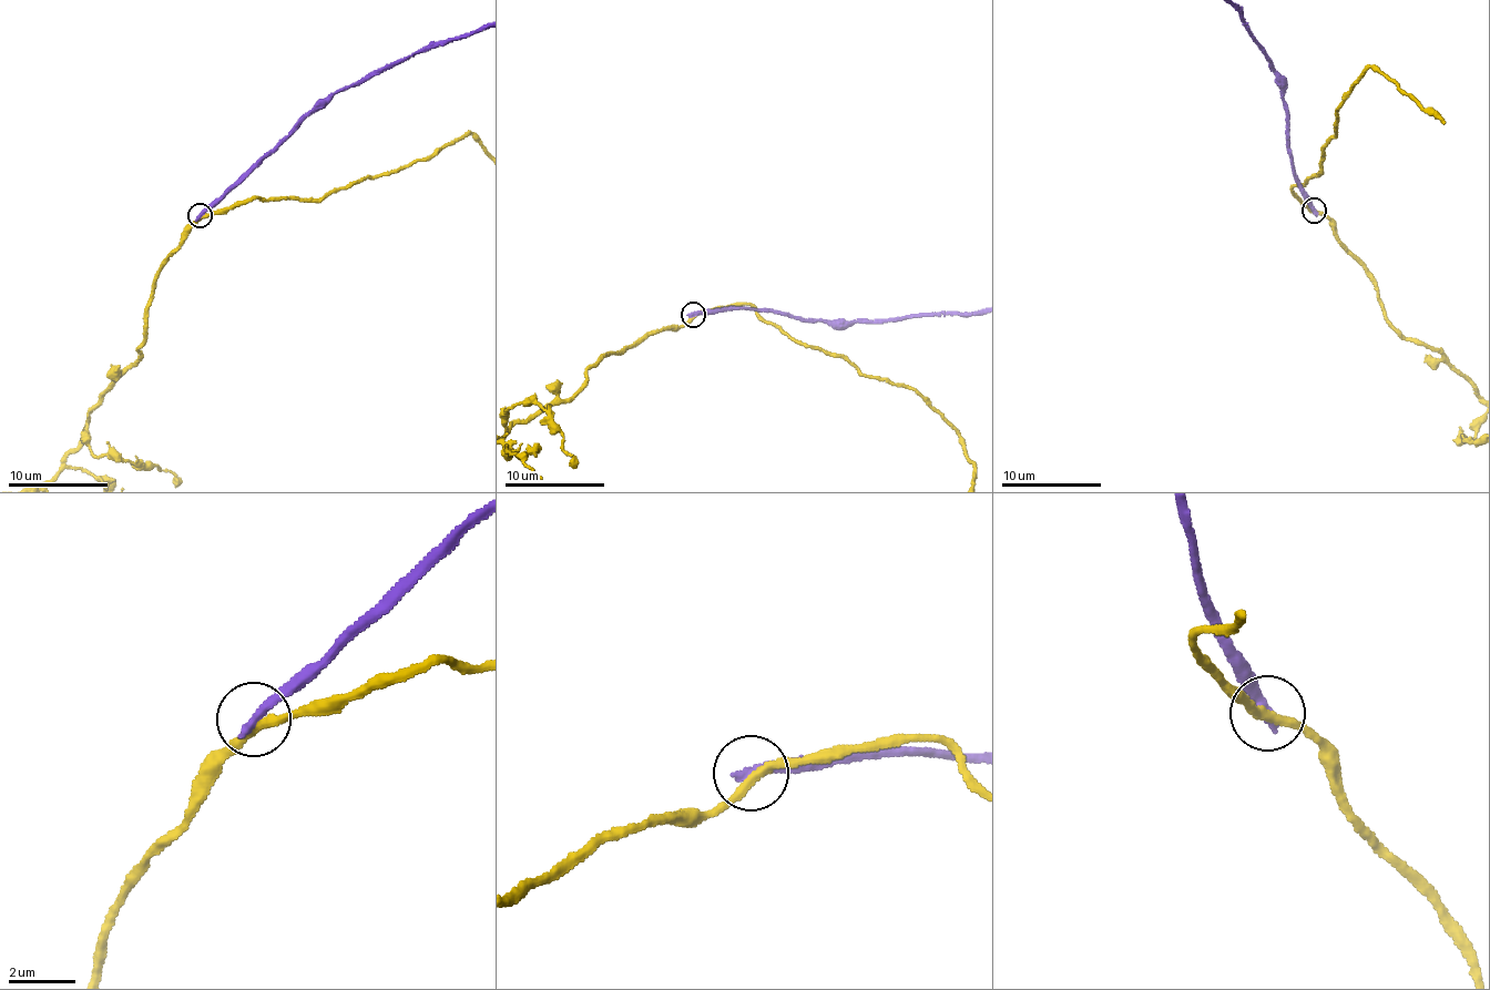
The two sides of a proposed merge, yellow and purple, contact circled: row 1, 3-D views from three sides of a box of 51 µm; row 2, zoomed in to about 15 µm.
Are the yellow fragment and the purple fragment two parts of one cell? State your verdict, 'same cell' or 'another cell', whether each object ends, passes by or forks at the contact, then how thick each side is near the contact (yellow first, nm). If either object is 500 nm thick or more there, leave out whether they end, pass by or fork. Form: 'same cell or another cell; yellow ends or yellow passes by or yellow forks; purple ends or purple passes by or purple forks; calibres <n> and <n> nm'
another cell; yellow passes by; purple ends; calibres 260 and 360 nm

